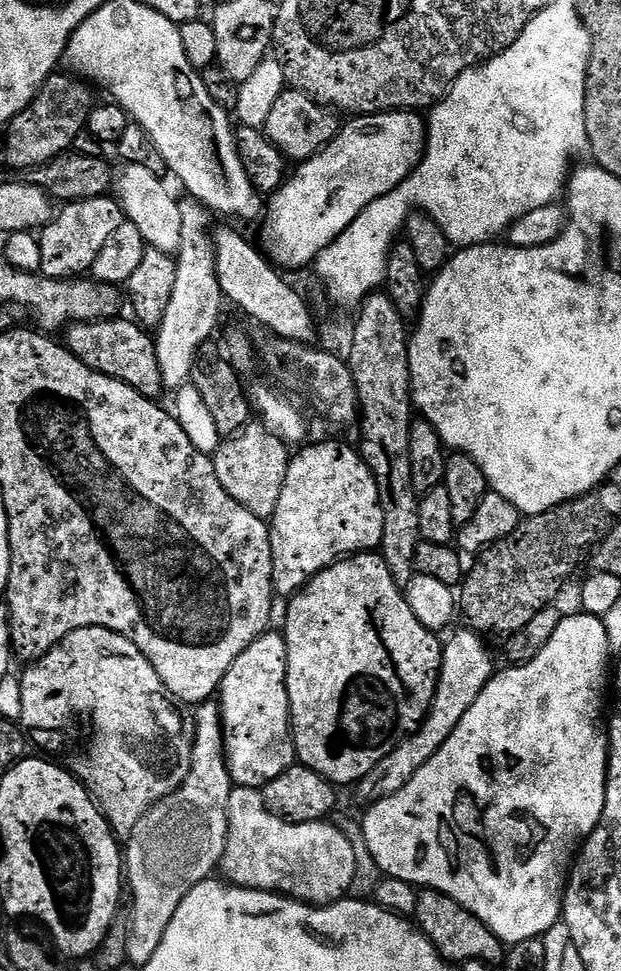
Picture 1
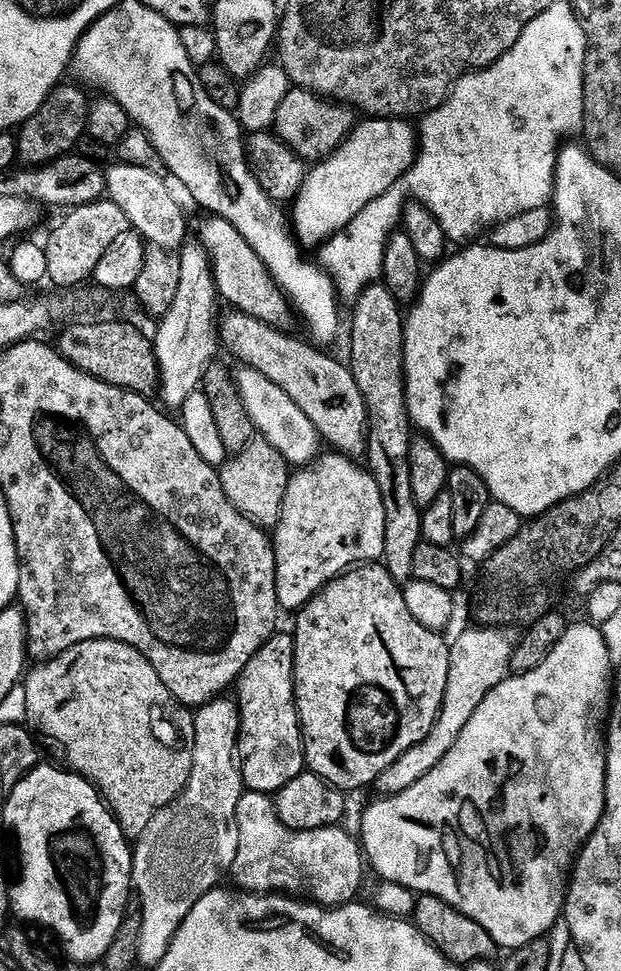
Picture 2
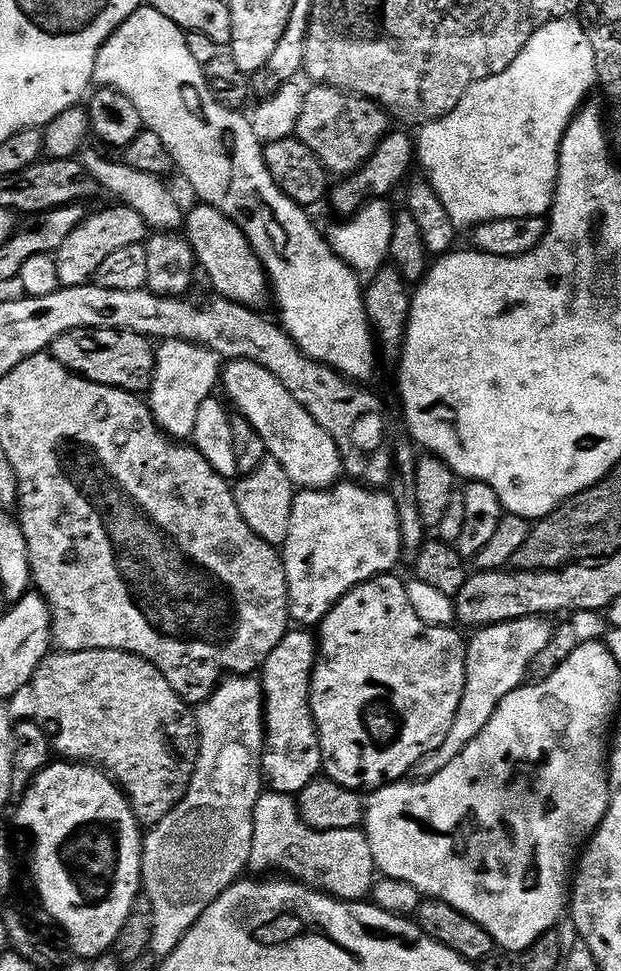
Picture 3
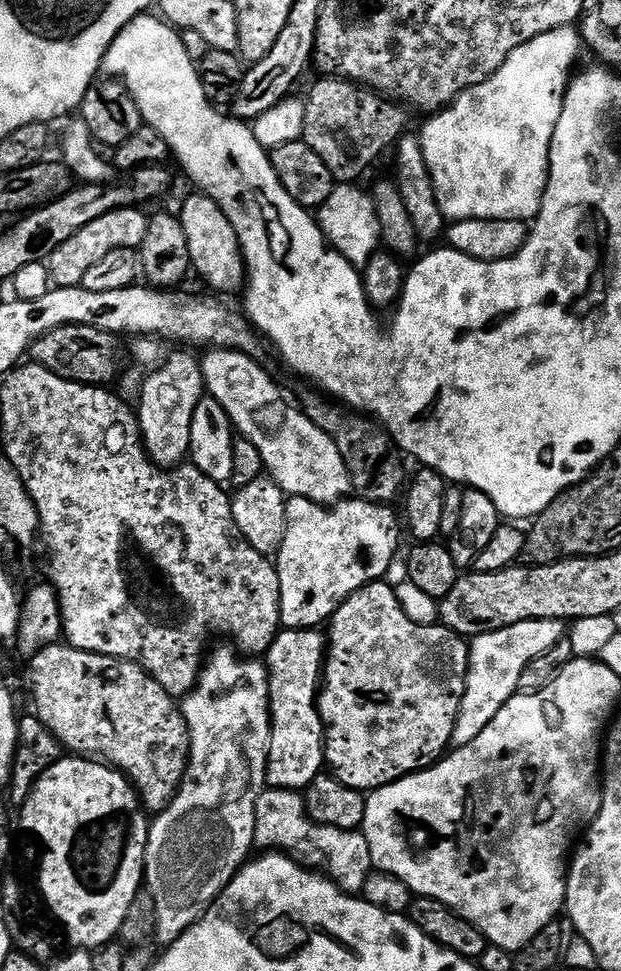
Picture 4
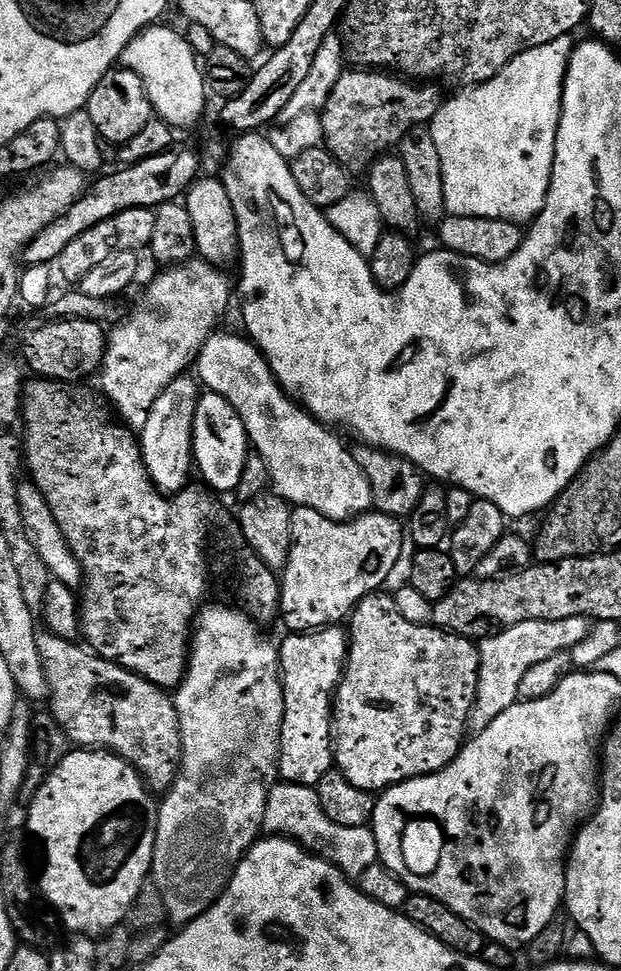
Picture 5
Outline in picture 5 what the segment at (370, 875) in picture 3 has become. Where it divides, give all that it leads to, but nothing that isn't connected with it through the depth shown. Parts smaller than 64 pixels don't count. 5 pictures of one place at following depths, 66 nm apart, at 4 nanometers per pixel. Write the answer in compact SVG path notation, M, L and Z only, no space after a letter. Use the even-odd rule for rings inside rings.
M277 782L268 789L263 831L268 836L296 841L313 856L321 856L349 878L360 877L380 859L378 842L371 827L338 826L338 822L330 822L330 818L326 818L326 810L322 810L315 787L306 784Z

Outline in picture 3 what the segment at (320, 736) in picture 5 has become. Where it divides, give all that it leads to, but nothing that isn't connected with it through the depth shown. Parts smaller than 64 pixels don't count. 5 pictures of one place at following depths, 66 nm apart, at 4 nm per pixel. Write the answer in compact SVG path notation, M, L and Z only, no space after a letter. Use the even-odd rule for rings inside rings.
M289 630L262 665L266 751L262 775L274 792L298 794L322 772L320 734L312 716L312 669L316 666L318 640L308 630Z

